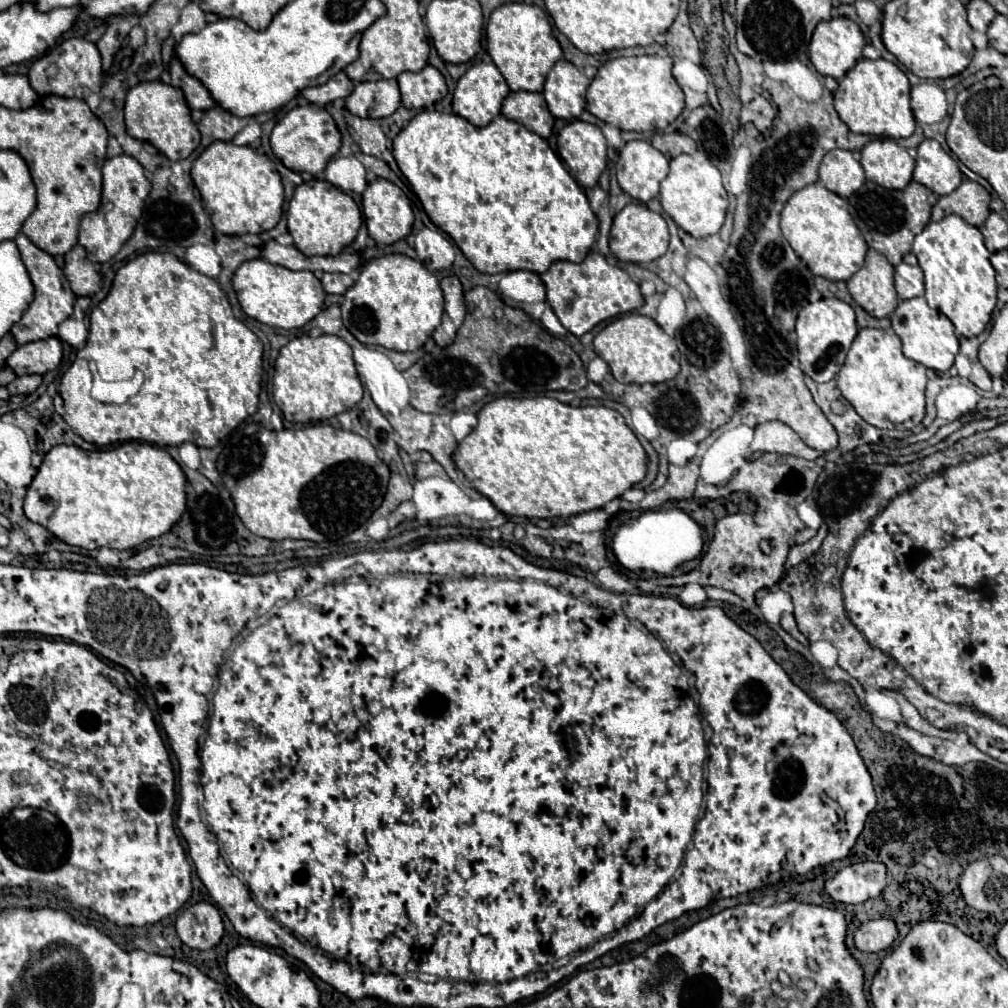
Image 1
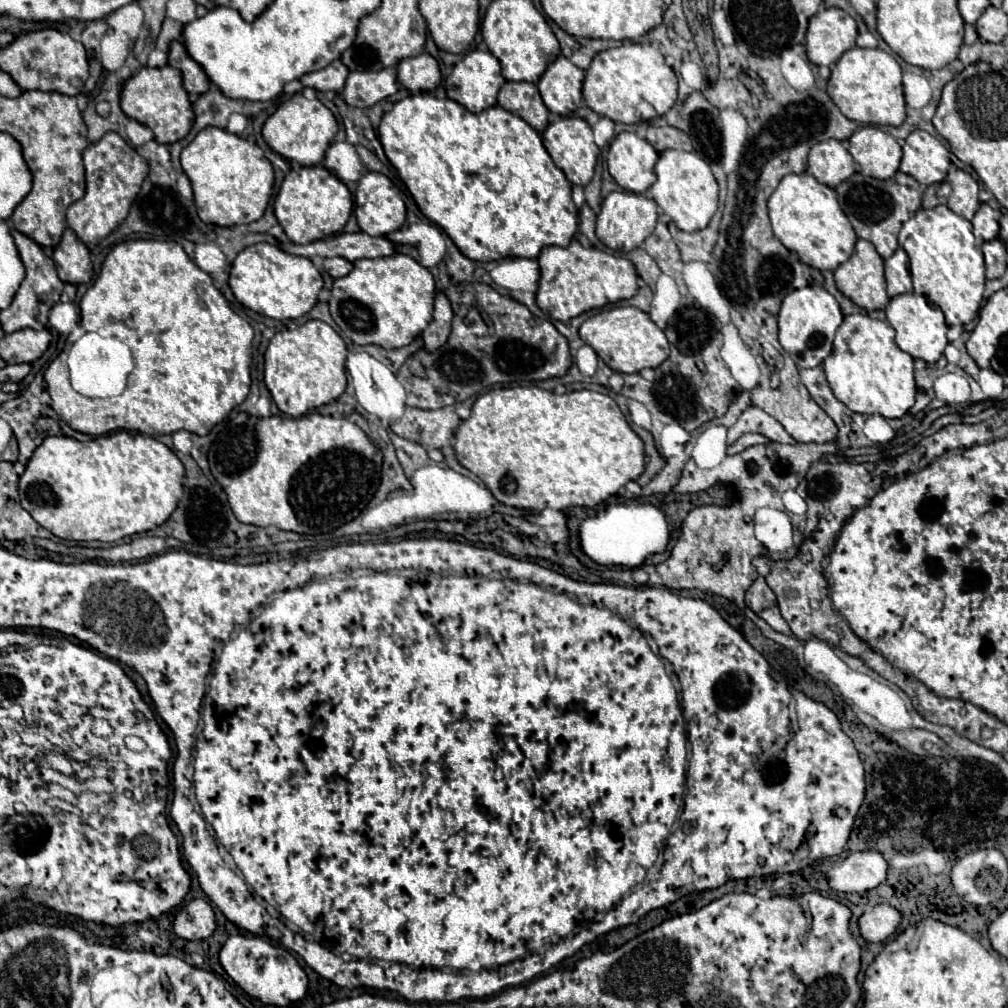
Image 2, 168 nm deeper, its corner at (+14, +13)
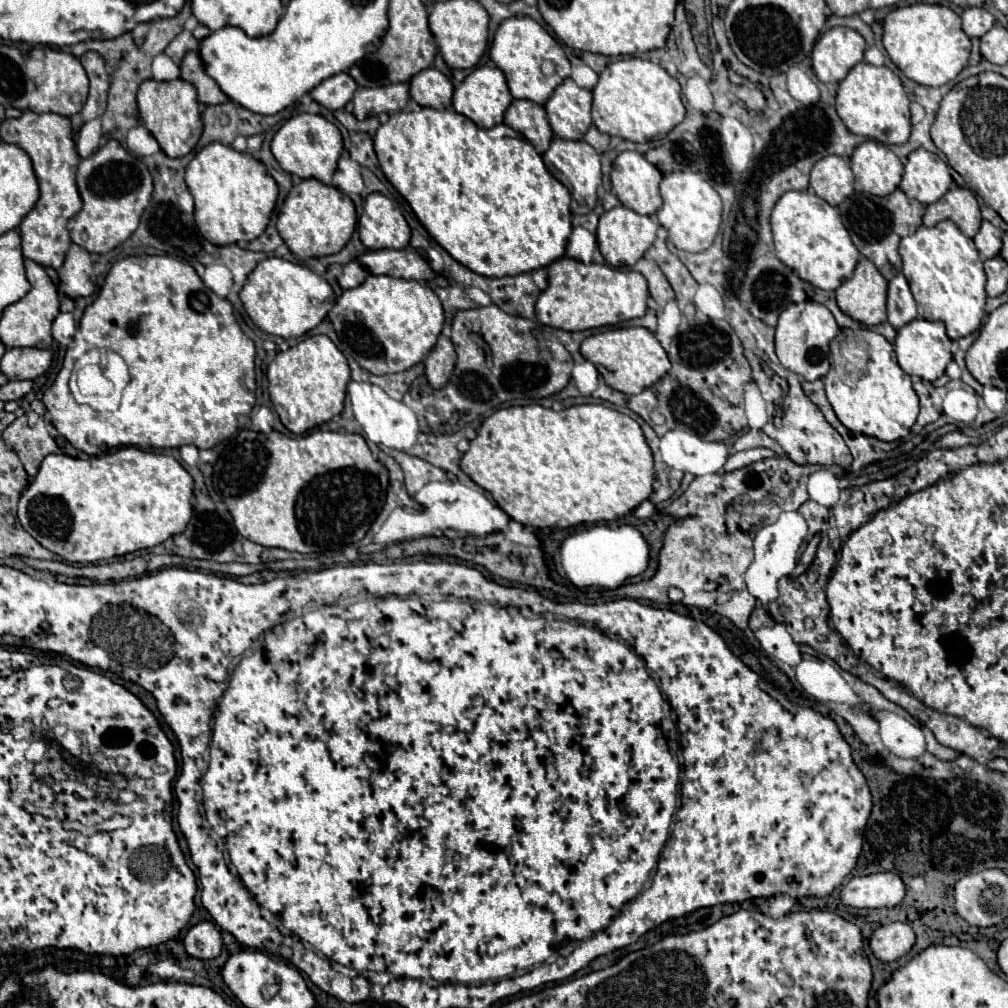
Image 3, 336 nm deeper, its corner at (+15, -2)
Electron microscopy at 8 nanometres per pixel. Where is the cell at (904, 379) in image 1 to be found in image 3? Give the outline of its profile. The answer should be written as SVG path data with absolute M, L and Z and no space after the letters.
M842 329L838 337L830 343L830 371L826 377L822 377L826 385L826 397L836 413L836 417L842 421L844 427L848 427L852 433L862 433L876 437L880 441L896 441L910 433L912 425L918 417L918 395L912 389L910 377L900 369L896 361L894 347L878 333L870 329Z

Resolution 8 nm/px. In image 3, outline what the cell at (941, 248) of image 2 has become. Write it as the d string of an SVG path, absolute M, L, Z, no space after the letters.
M940 221L936 227L918 227L918 231L900 241L902 273L916 299L918 316L946 323L950 339L960 339L980 329L986 305L986 273L974 241L966 237L952 221Z

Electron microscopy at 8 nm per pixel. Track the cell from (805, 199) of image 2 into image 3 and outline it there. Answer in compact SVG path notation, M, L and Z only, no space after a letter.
M814 191L784 193L772 209L772 233L778 259L796 271L800 279L824 291L834 291L850 279L860 259L856 245L842 225L840 211L820 199Z

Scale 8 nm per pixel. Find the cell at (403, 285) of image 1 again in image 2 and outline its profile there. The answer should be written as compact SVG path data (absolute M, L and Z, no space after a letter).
M393 254L355 260L353 270L333 282L329 310L335 324L355 344L377 344L391 350L407 346L425 330L433 316L433 298L435 280L431 272L411 256Z

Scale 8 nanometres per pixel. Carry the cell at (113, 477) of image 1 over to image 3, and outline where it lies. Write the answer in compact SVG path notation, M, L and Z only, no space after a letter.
M120 447L86 461L70 455L48 455L36 479L20 497L18 521L42 547L62 559L70 563L96 563L160 545L172 535L182 533L192 519L192 495L194 479L172 455L150 453L138 447Z

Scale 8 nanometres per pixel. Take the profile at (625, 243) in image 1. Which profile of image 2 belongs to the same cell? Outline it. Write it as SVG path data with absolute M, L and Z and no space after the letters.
M611 192L603 204L601 212L597 214L597 238L611 250L617 252L629 252L633 248L643 246L645 238L653 232L657 222L657 204L643 196L643 194L633 194L633 192Z

